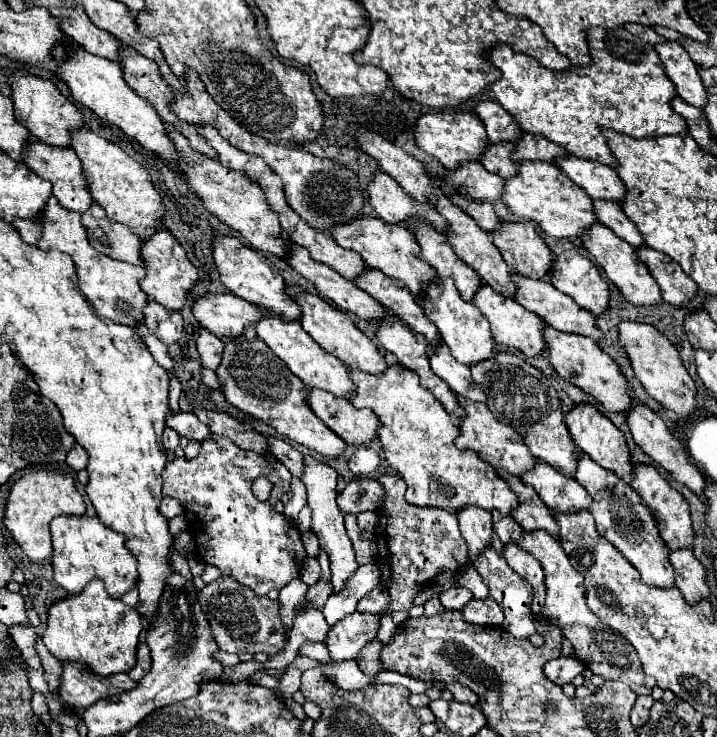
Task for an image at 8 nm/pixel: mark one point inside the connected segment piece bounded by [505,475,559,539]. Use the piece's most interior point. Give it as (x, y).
(531, 514)

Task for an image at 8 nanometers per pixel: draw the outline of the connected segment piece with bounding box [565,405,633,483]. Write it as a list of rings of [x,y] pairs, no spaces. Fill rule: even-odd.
[[[577,405],[577,407],[573,407],[567,413],[565,423],[569,427],[569,433],[571,433],[573,441],[575,441],[575,445],[585,455],[589,455],[601,467],[605,467],[605,469],[613,471],[615,475],[619,475],[625,483],[633,481],[633,463],[631,463],[631,453],[629,453],[629,447],[625,443],[625,437],[623,437],[623,433],[603,413],[599,413],[591,405]]]

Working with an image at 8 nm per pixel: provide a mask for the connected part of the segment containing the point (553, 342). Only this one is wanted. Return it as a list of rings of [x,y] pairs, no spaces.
[[[545,327],[545,339],[549,343],[545,357],[551,361],[553,369],[559,371],[559,375],[563,379],[567,379],[575,387],[579,387],[585,393],[589,393],[591,397],[595,397],[603,405],[605,411],[627,413],[631,409],[633,397],[631,397],[631,385],[629,385],[627,377],[621,373],[619,365],[607,353],[603,353],[599,349],[599,345],[593,339],[581,337],[581,335],[569,335],[569,333],[557,331],[553,327]]]

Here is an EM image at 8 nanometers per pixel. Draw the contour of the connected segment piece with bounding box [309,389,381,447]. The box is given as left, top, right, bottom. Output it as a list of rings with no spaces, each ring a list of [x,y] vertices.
[[[321,389],[309,391],[309,407],[325,421],[347,445],[359,447],[377,437],[381,427],[371,409],[355,409],[347,399],[329,395]]]

